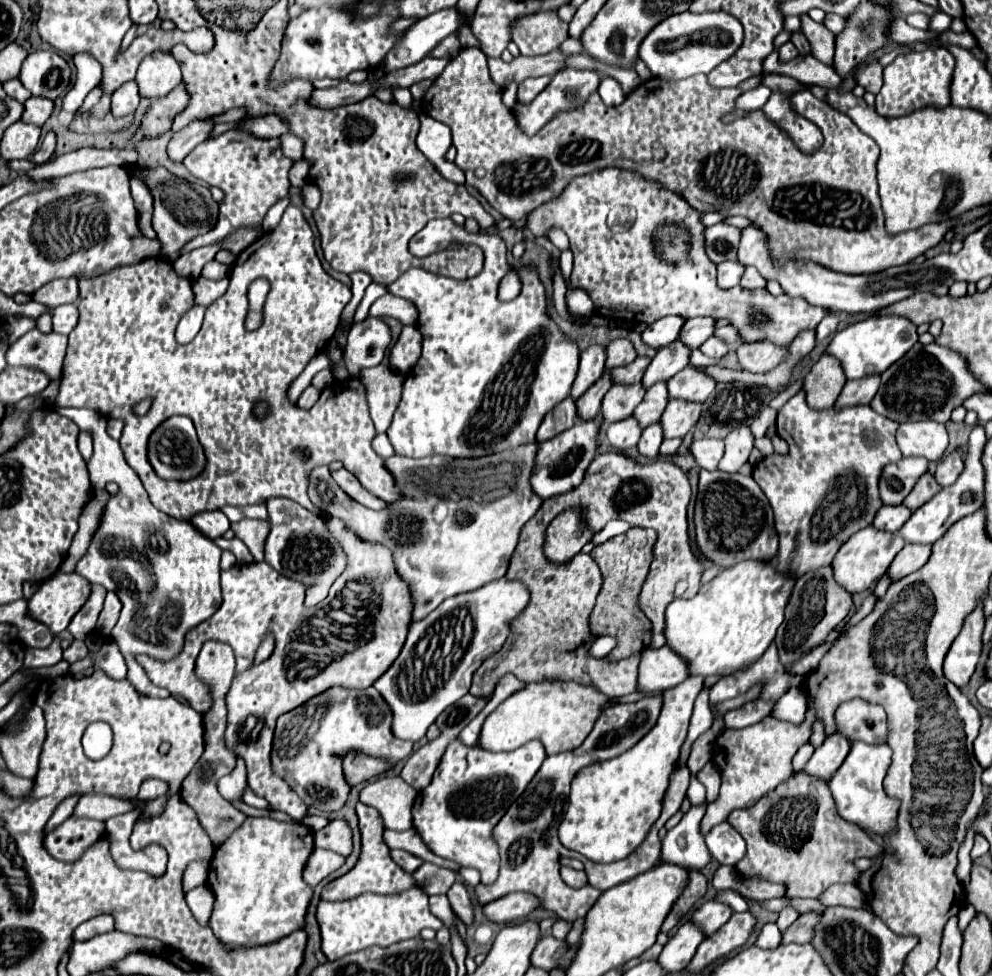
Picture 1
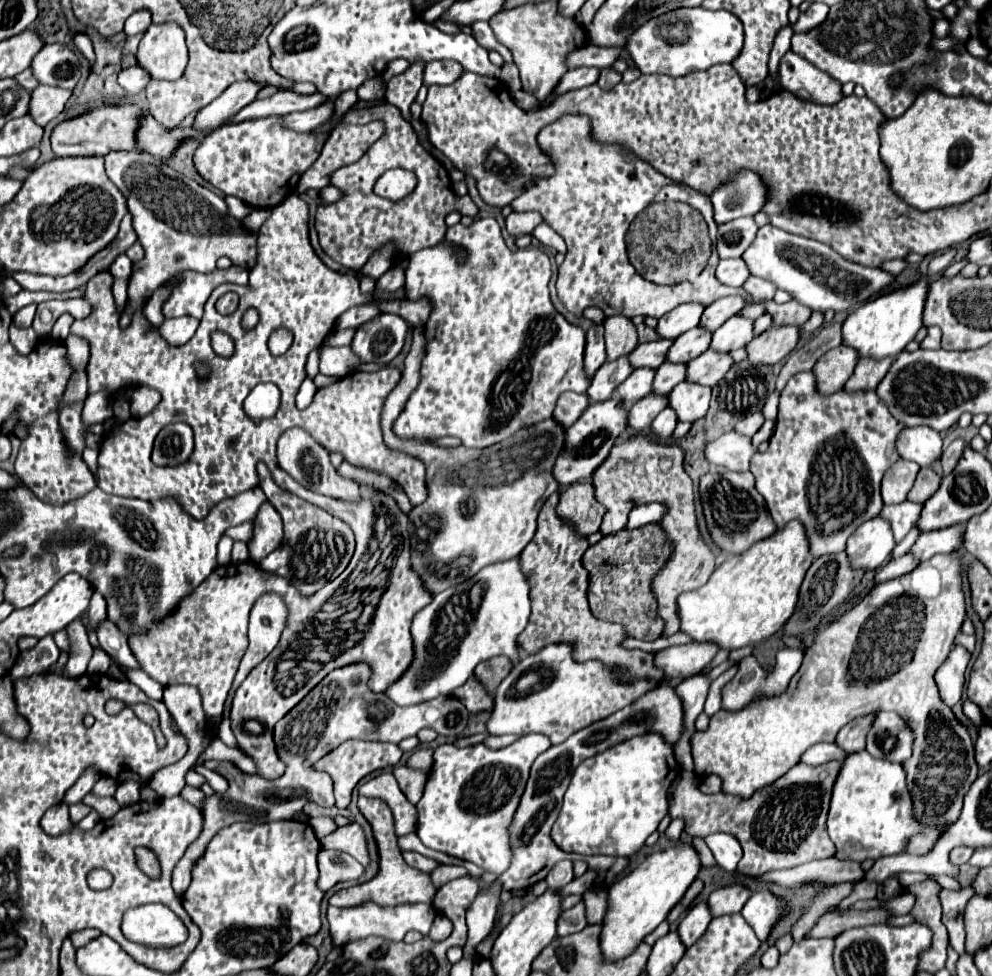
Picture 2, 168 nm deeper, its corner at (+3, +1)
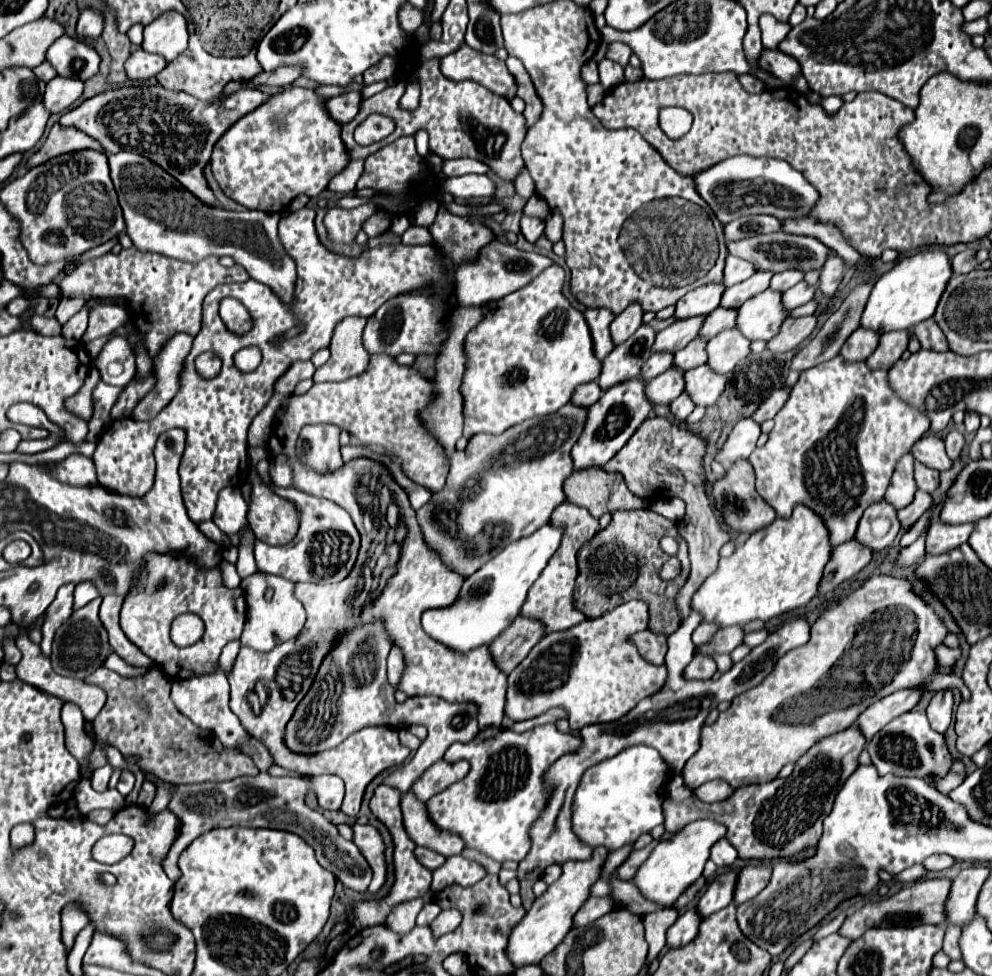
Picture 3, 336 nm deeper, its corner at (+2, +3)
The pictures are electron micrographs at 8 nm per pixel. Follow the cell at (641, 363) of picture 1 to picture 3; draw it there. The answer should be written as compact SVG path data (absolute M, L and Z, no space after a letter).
M695 316L695 318L687 318L687 320L677 320L669 328L661 330L657 334L657 340L655 340L655 352L661 352L661 350L677 352L677 348L683 348L683 344L689 344L697 336L697 332L703 326L705 318L707 316Z

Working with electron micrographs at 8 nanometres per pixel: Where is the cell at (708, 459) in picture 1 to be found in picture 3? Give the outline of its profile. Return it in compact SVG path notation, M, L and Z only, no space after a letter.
M745 418L745 420L737 422L729 434L725 446L717 454L717 462L725 464L725 462L735 462L737 458L749 458L749 454L755 450L755 442L757 442L759 434L761 434L761 428L759 428L759 424L755 424L755 420Z

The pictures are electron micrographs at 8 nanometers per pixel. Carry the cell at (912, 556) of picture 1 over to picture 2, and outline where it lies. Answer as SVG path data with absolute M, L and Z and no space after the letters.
M950 526L944 530L934 532L922 532L914 546L910 548L910 554L918 558L920 562L932 558L934 554L946 554L956 550L962 544L962 526Z

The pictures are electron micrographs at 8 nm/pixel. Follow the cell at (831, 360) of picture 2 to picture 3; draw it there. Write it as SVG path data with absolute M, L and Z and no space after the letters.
M857 328L857 330L849 336L847 344L843 346L841 356L843 356L845 360L851 360L851 362L867 360L867 358L875 352L875 348L879 346L879 338L881 338L881 336L879 336L879 332L875 332L875 330Z

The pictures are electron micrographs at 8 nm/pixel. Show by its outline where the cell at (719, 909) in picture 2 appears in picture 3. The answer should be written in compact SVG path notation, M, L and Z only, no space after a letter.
M759 864L759 866L745 866L739 874L737 880L737 890L735 890L735 904L743 904L751 898L755 898L763 886L767 886L767 882L771 880L771 872L773 866L771 864Z

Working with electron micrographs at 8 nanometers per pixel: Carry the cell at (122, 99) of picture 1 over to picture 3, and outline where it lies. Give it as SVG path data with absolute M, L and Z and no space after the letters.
M143 48L135 50L125 62L125 70L131 80L149 80L157 76L165 66L167 66L167 60L163 56L145 52Z

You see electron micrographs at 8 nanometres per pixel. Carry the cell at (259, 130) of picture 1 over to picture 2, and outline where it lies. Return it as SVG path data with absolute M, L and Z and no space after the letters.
M324 102L318 108L312 108L312 110L306 110L306 112L290 112L290 114L284 114L280 118L282 118L282 124L288 130L308 132L308 130L314 130L314 128L322 126L332 116L332 112L334 112L334 104Z

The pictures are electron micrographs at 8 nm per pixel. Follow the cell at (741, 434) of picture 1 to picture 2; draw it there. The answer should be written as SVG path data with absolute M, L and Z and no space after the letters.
M756 412L756 414L750 414L750 416L742 418L742 420L736 424L734 430L736 430L738 434L742 434L742 436L754 436L754 434L758 432L758 428L762 426L762 422L764 422L762 414Z

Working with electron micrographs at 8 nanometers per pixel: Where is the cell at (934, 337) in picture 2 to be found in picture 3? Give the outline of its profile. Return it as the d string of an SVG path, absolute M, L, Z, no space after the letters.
M933 318L923 320L919 326L913 328L913 332L915 332L917 340L921 342L921 348L935 350L935 352L947 352L949 350L949 342Z

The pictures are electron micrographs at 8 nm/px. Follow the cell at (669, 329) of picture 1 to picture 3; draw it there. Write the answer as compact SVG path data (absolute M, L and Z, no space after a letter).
M723 282L705 284L705 286L699 286L699 288L687 292L677 302L675 318L683 320L683 318L691 318L691 316L711 314L719 306L719 300L721 300L723 292L725 292L725 284Z

